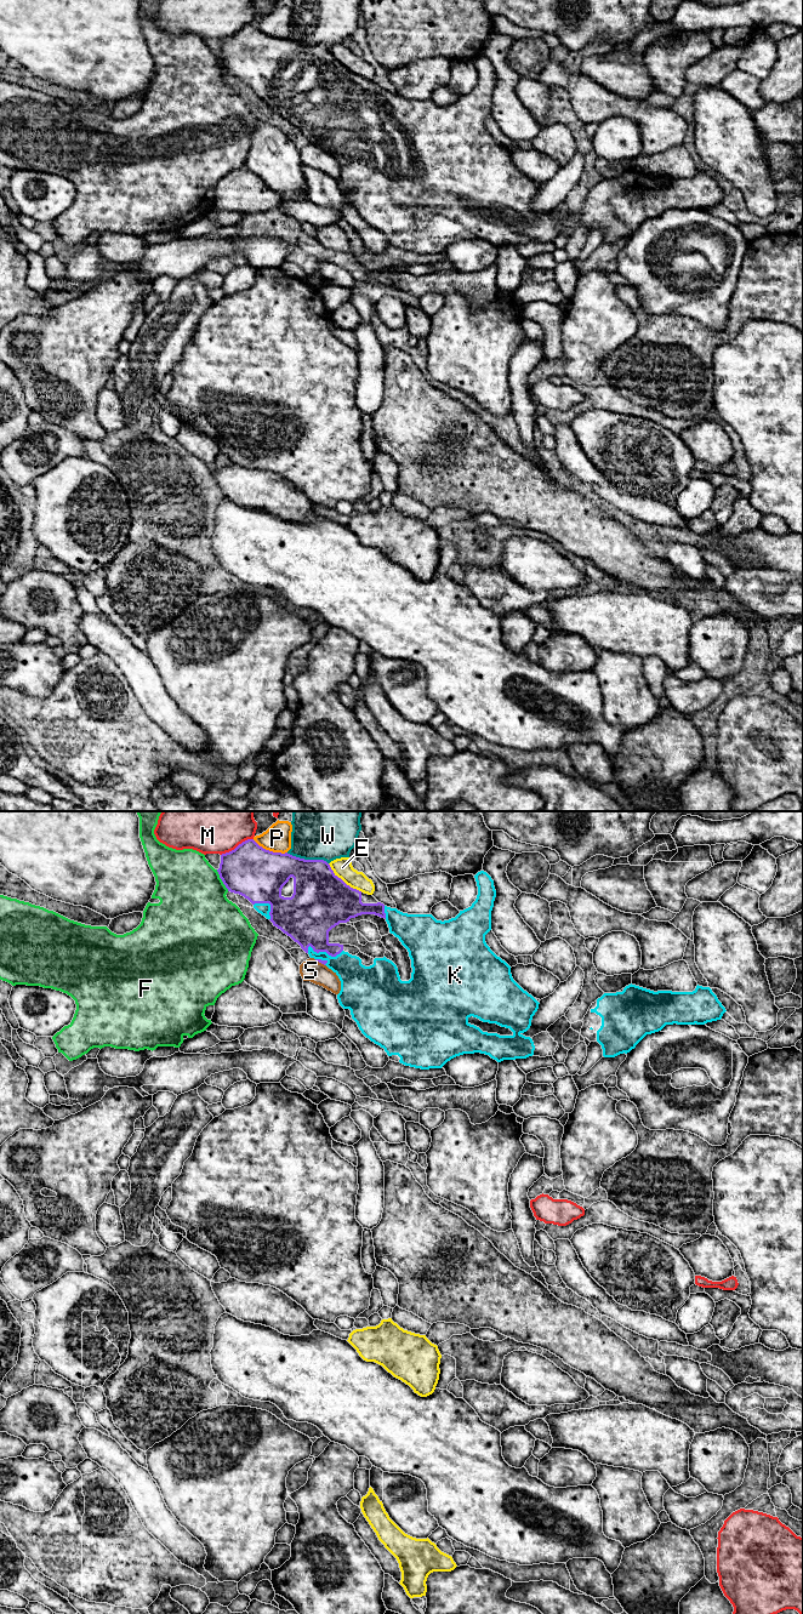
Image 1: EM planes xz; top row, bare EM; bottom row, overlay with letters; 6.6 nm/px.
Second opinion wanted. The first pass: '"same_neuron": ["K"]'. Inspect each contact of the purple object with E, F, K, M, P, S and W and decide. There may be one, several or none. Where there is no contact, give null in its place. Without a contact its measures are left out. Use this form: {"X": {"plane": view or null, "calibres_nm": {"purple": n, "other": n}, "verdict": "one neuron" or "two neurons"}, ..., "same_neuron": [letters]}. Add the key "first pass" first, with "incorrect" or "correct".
{"first pass": "correct", "E": {"plane": "xz", "calibres_nm": {"purple": 380, "other": 130}, "verdict": "two neurons"}, "F": {"plane": "xz", "calibres_nm": {"purple": 340, "other": 460}, "verdict": "two neurons"}, "K": {"plane": "xz", "calibres_nm": {"purple": 340, "other": 190}, "verdict": "one neuron"}, "M": {"plane": "xz", "calibres_nm": {"purple": 340, "other": 260}, "verdict": "two neurons"}, "P": {"plane": "xz", "calibres_nm": {"purple": 340, "other": 180}, "verdict": "two neurons"}, "S": {"plane": "xz", "calibres_nm": {"purple": 30, "other": 140}, "verdict": "two neurons"}, "W": {"plane": "xz", "calibres_nm": {"purple": 340, "other": 300}, "verdict": "two neurons"}, "same_neuron": ["K"]}

